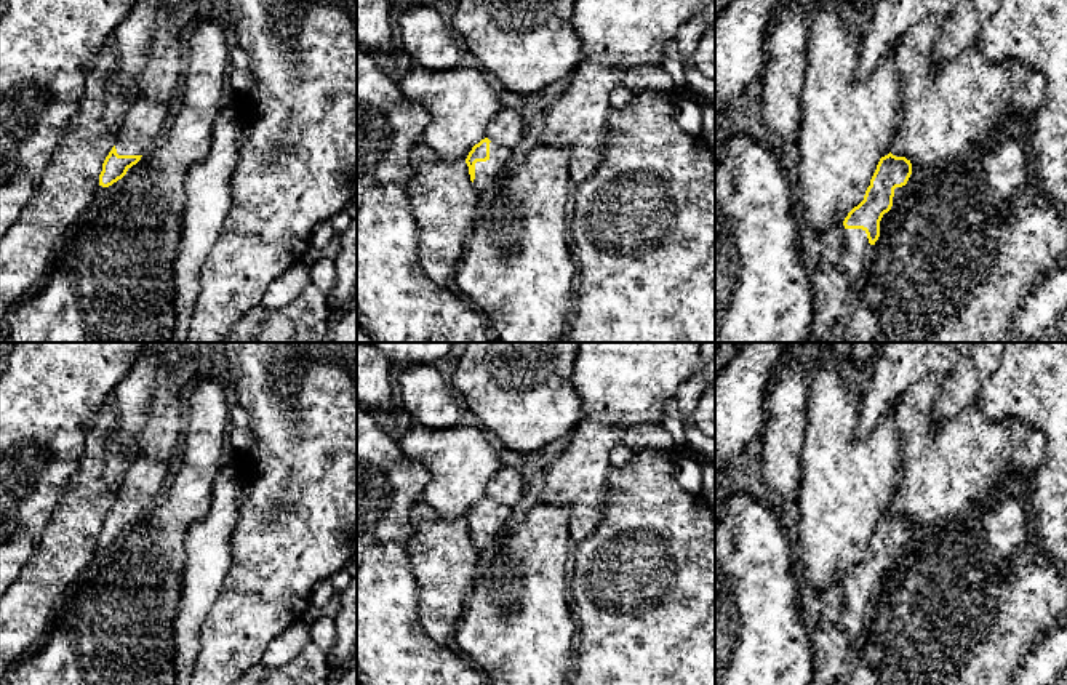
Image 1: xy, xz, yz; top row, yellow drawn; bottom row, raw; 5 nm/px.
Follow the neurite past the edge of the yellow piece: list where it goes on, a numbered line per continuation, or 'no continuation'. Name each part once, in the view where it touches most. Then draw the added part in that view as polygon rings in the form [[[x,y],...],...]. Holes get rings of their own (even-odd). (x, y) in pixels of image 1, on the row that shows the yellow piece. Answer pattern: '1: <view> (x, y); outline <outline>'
1: xz (488, 173); outline [[[490,142],[490,158],[475,163],[474,186],[477,190],[494,187],[510,168],[512,150]]]
2: yz (856, 252); outline [[[862,229],[845,230],[845,246],[840,256],[841,272],[846,277],[848,288],[857,290],[861,277],[869,264],[873,245],[869,243],[867,234]]]

